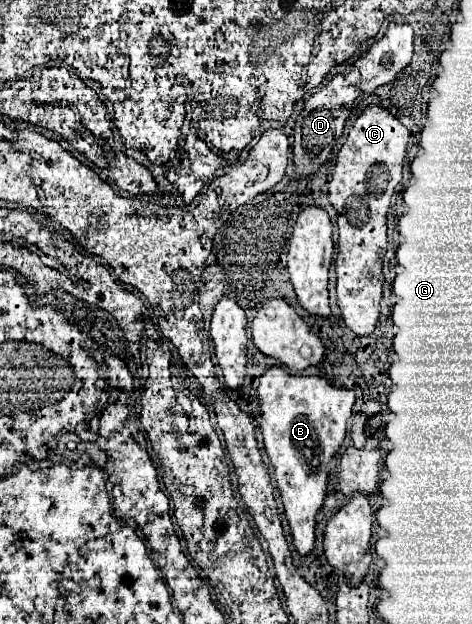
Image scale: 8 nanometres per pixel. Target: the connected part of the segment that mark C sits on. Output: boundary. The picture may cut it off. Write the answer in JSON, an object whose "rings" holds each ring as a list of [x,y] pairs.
{"rings":[[[367,106],[347,134],[329,182],[329,202],[337,212],[339,228],[339,254],[335,260],[337,304],[347,328],[357,336],[371,334],[379,318],[383,290],[381,264],[387,250],[387,210],[401,182],[407,142],[409,132],[393,114],[379,106]]]}

